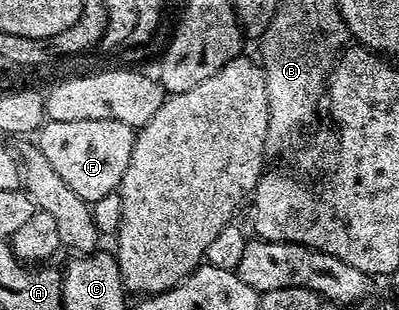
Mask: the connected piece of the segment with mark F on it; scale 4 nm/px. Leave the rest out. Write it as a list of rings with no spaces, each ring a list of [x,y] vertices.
[[[47,119],[37,130],[37,144],[61,180],[81,199],[94,203],[118,190],[125,167],[129,167],[129,155],[133,155],[135,135],[132,125],[117,119]]]

